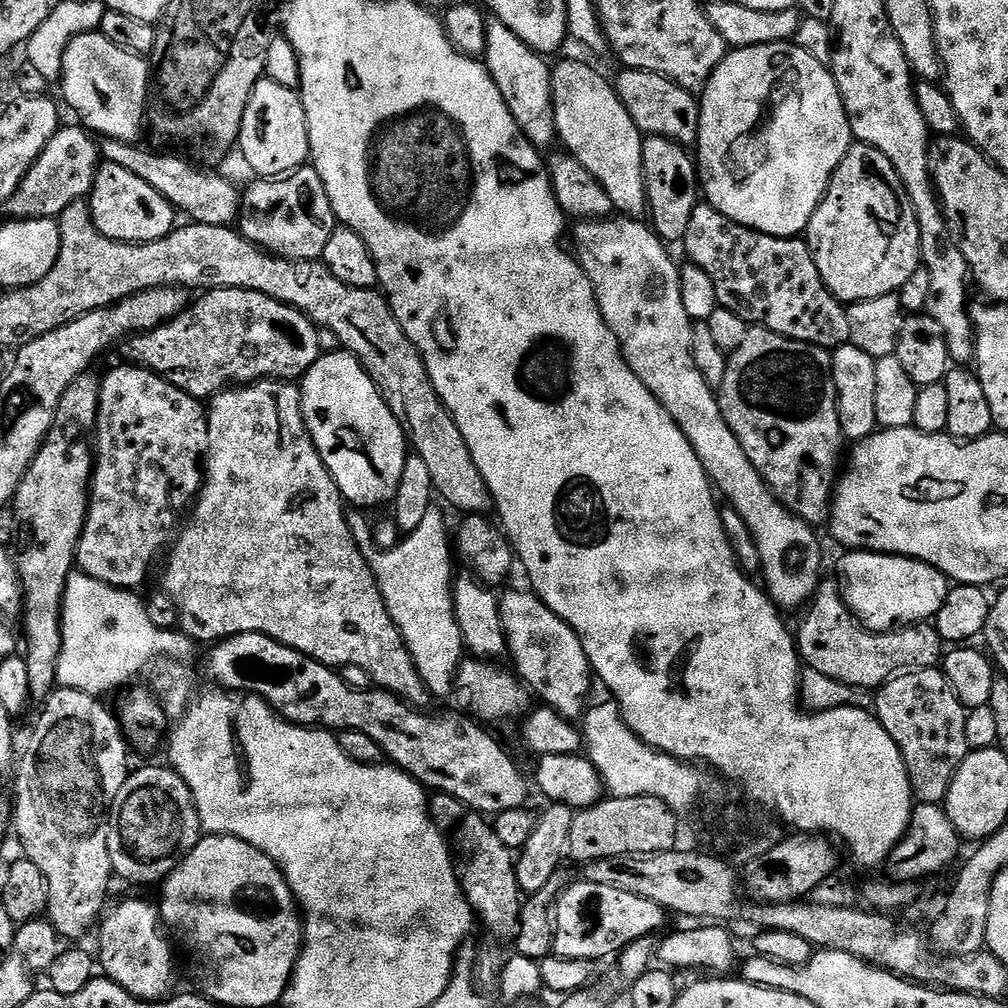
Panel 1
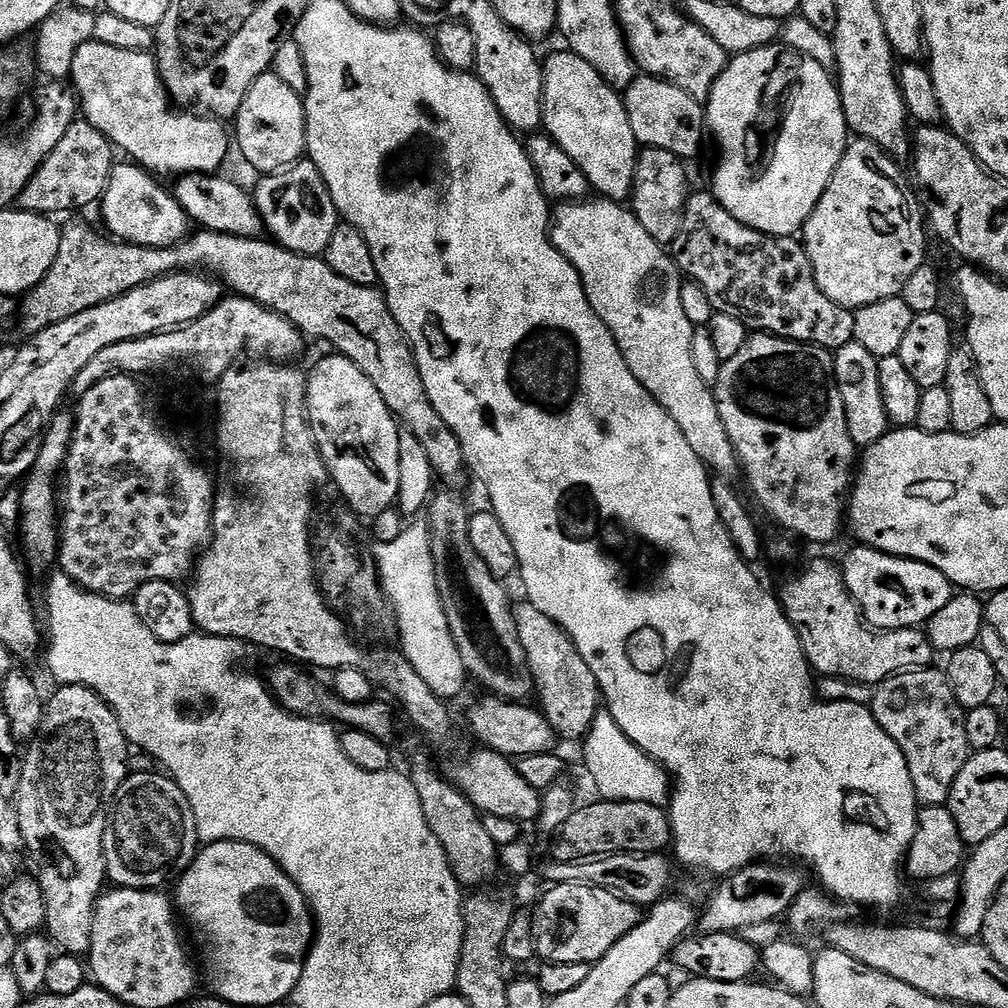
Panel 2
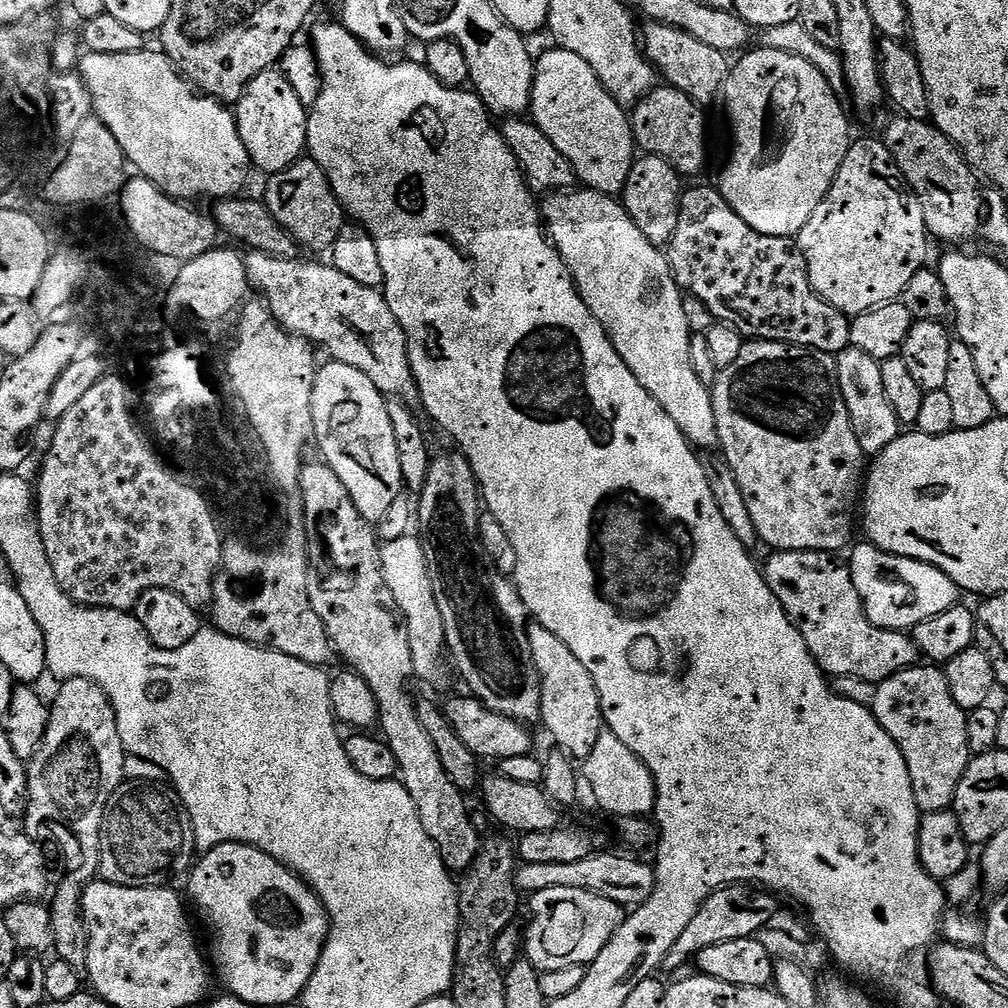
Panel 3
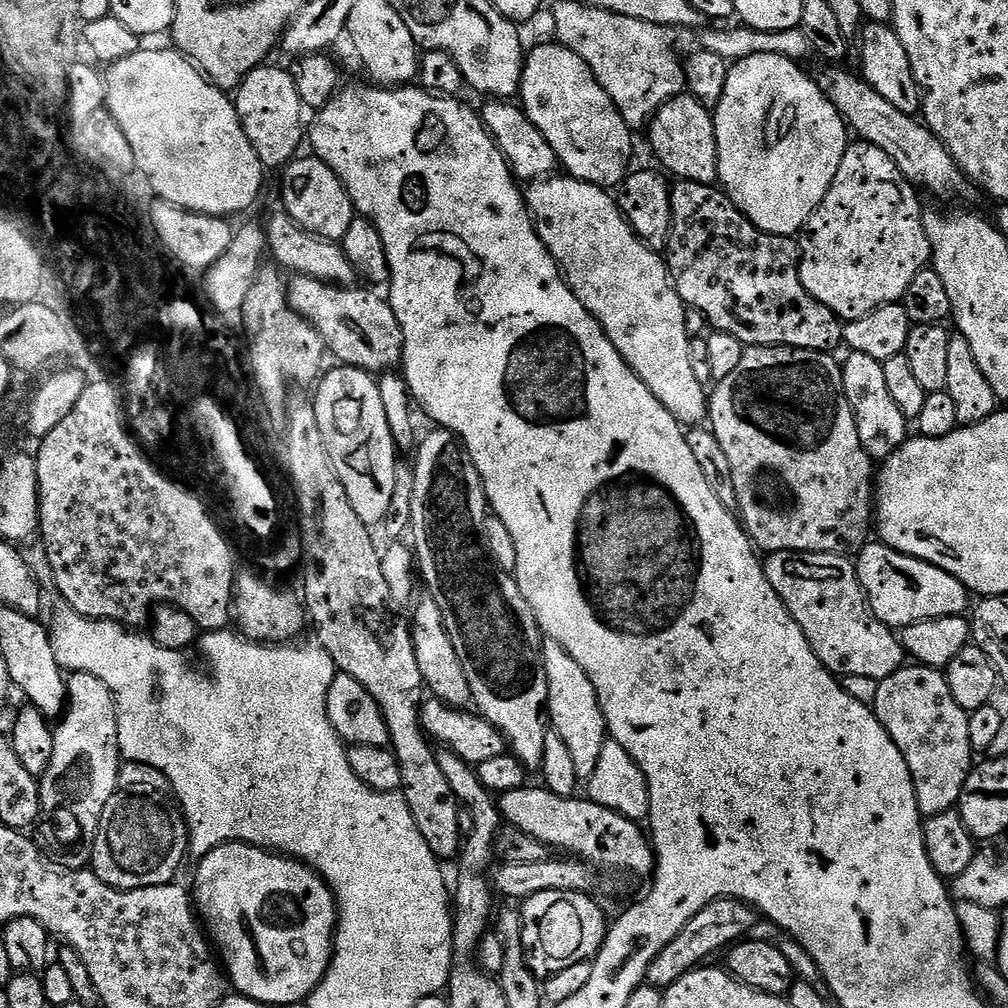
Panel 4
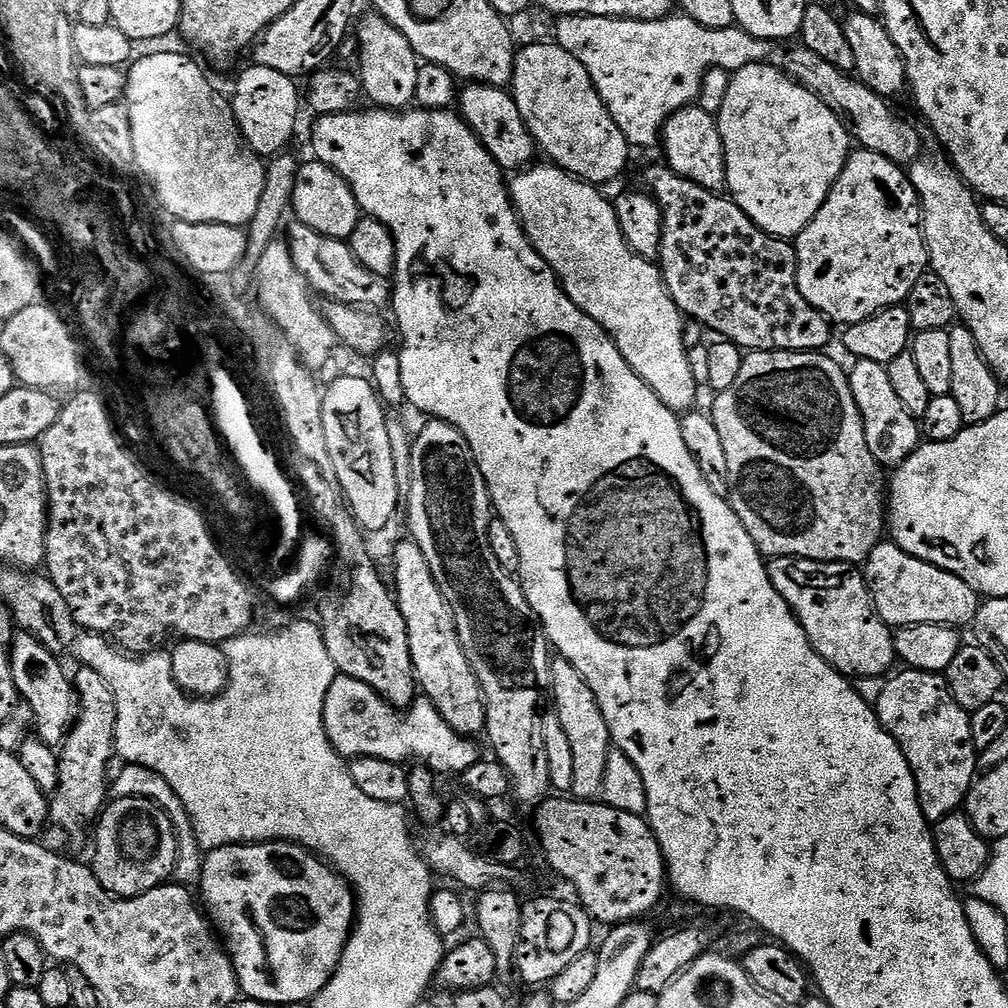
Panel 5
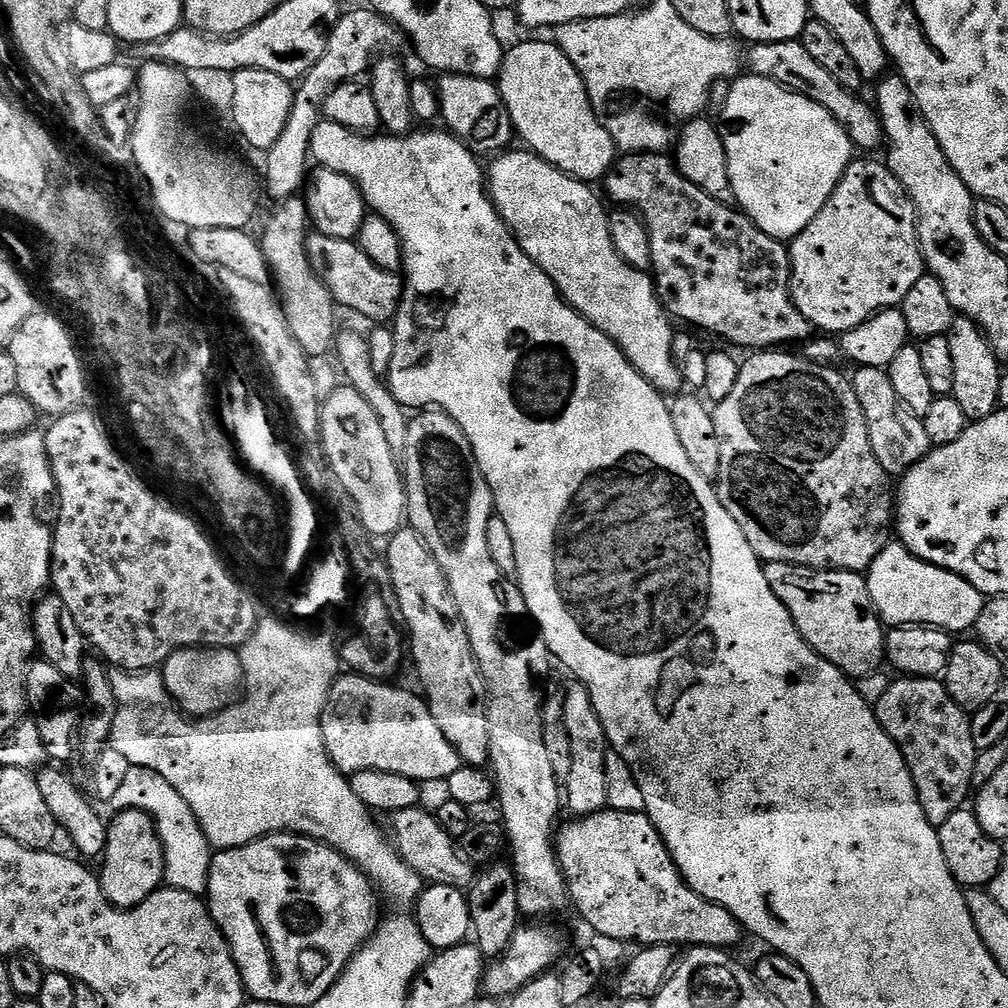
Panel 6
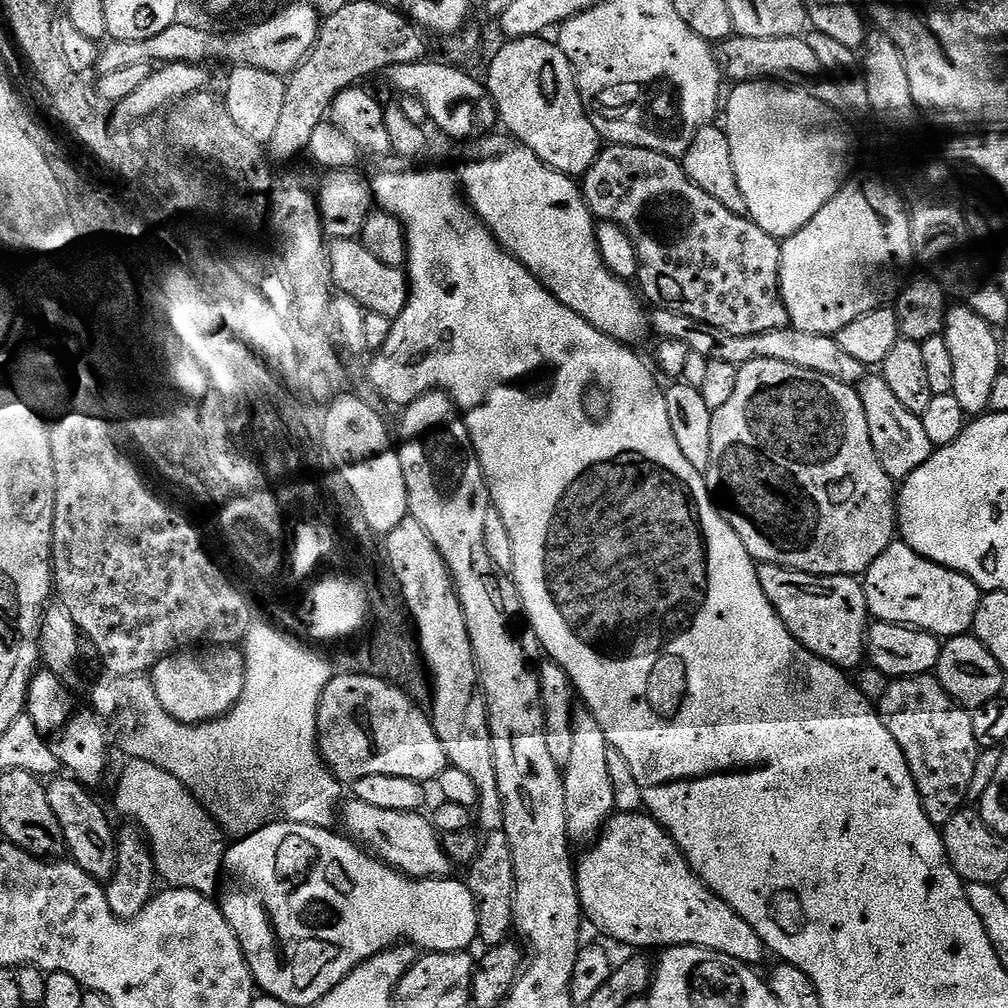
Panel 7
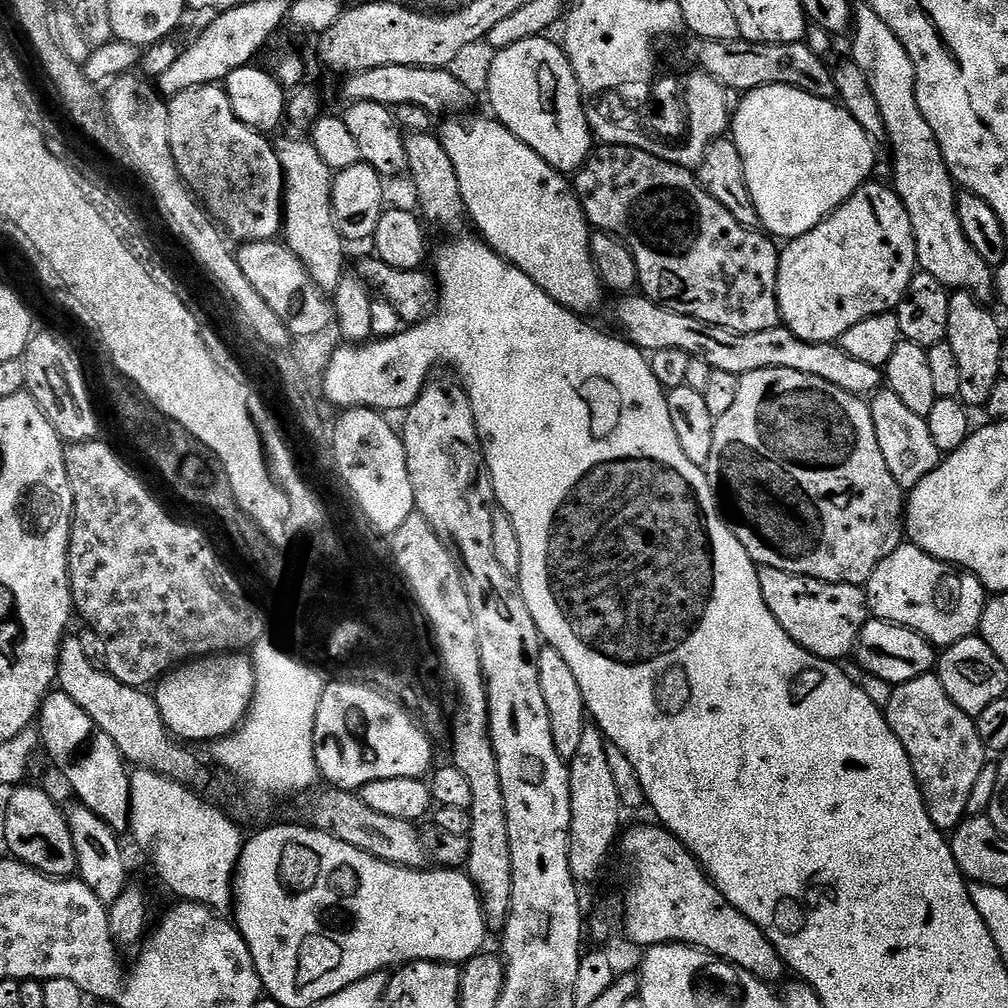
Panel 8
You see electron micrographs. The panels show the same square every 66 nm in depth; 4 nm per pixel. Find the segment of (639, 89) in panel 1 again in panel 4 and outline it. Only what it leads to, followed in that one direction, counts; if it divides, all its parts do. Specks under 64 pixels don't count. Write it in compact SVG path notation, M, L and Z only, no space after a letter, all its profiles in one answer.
M681 94L668 100L657 110L647 125L648 144L660 159L659 167L677 181L689 180L695 184L717 183L718 142L713 113L691 94Z

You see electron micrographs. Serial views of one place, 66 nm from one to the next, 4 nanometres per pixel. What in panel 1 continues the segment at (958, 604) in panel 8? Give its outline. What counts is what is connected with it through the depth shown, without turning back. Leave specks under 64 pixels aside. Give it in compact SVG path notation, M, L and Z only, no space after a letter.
M852 550L840 560L838 587L844 604L865 630L891 632L931 621L942 610L950 587L947 576L921 560L882 552Z

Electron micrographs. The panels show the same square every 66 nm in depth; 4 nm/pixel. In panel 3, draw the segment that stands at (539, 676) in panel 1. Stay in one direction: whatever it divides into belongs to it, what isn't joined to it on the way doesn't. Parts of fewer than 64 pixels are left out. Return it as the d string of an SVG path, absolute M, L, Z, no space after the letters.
M532 622L528 625L528 637L530 650L534 654L534 666L538 666L542 682L542 725L556 739L560 747L557 749L563 750L573 761L583 762L606 730L598 686L594 686L594 678L590 678L590 670L574 658L574 650L570 650L558 634L550 634L546 626Z

